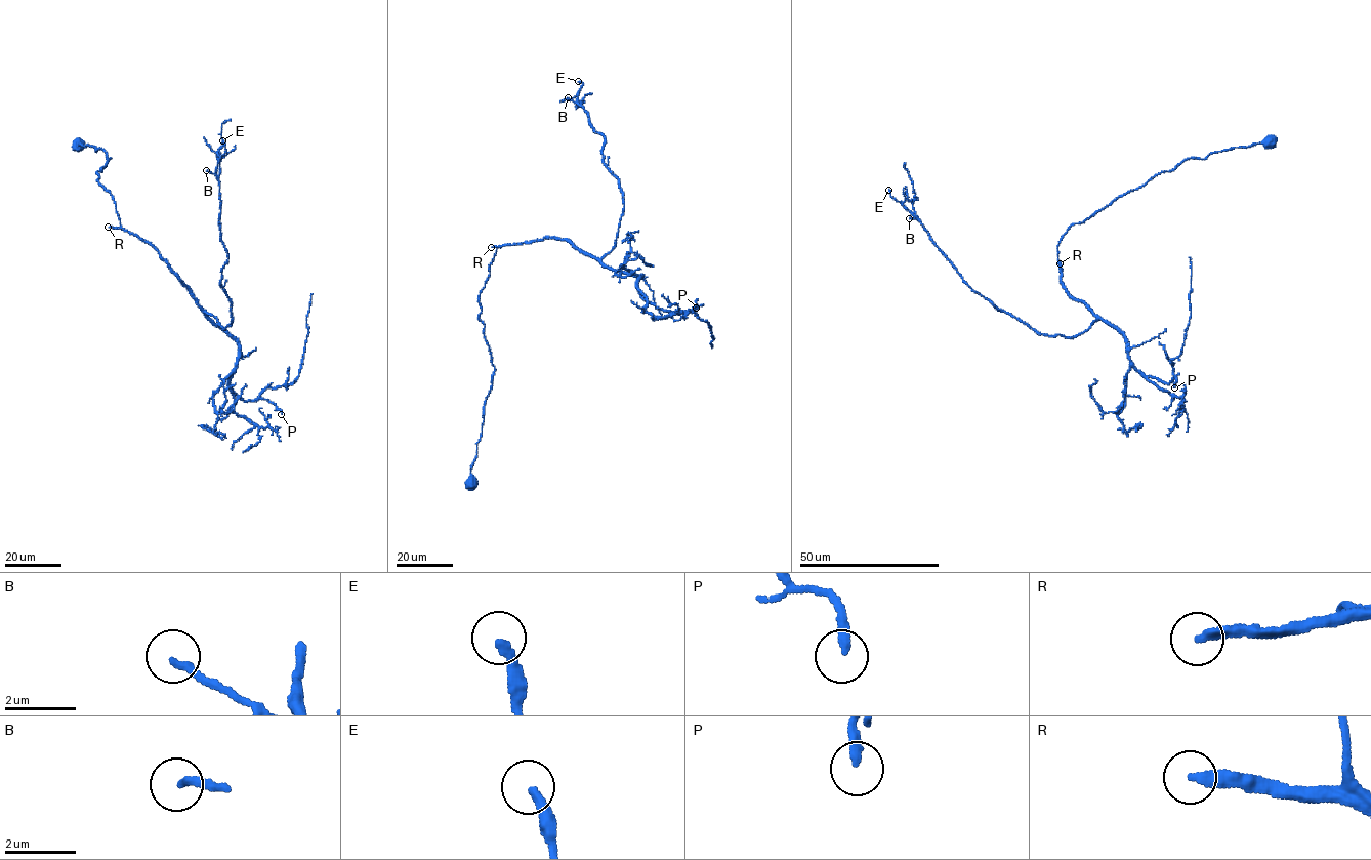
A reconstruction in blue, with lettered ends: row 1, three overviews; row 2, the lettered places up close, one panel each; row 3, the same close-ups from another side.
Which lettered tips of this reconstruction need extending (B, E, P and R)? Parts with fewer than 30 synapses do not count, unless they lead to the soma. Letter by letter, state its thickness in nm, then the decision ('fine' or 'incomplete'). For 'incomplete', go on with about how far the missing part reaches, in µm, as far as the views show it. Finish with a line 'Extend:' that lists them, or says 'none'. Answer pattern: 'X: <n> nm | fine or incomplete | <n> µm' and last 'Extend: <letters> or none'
B: 220 nm | fine
E: 260 nm | fine
P: 280 nm | fine
R: 280 nm | incomplete | 400 µm
Extend: R

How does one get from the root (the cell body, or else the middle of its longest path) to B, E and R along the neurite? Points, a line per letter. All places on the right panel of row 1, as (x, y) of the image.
B: (1273, 141), (1182, 161), (1070, 227), (1062, 286), (1097, 319), (1073, 336), (999, 310), (909, 218)
E: (1273, 141), (1182, 161), (1070, 227), (1062, 286), (1097, 319), (1069, 337), (1038, 334), (974, 292), (888, 190)
R: (1273, 141), (1212, 152), (1203, 159), (1192, 157), (1171, 170), (1155, 175), (1070, 227), (1057, 246), (1060, 263)

